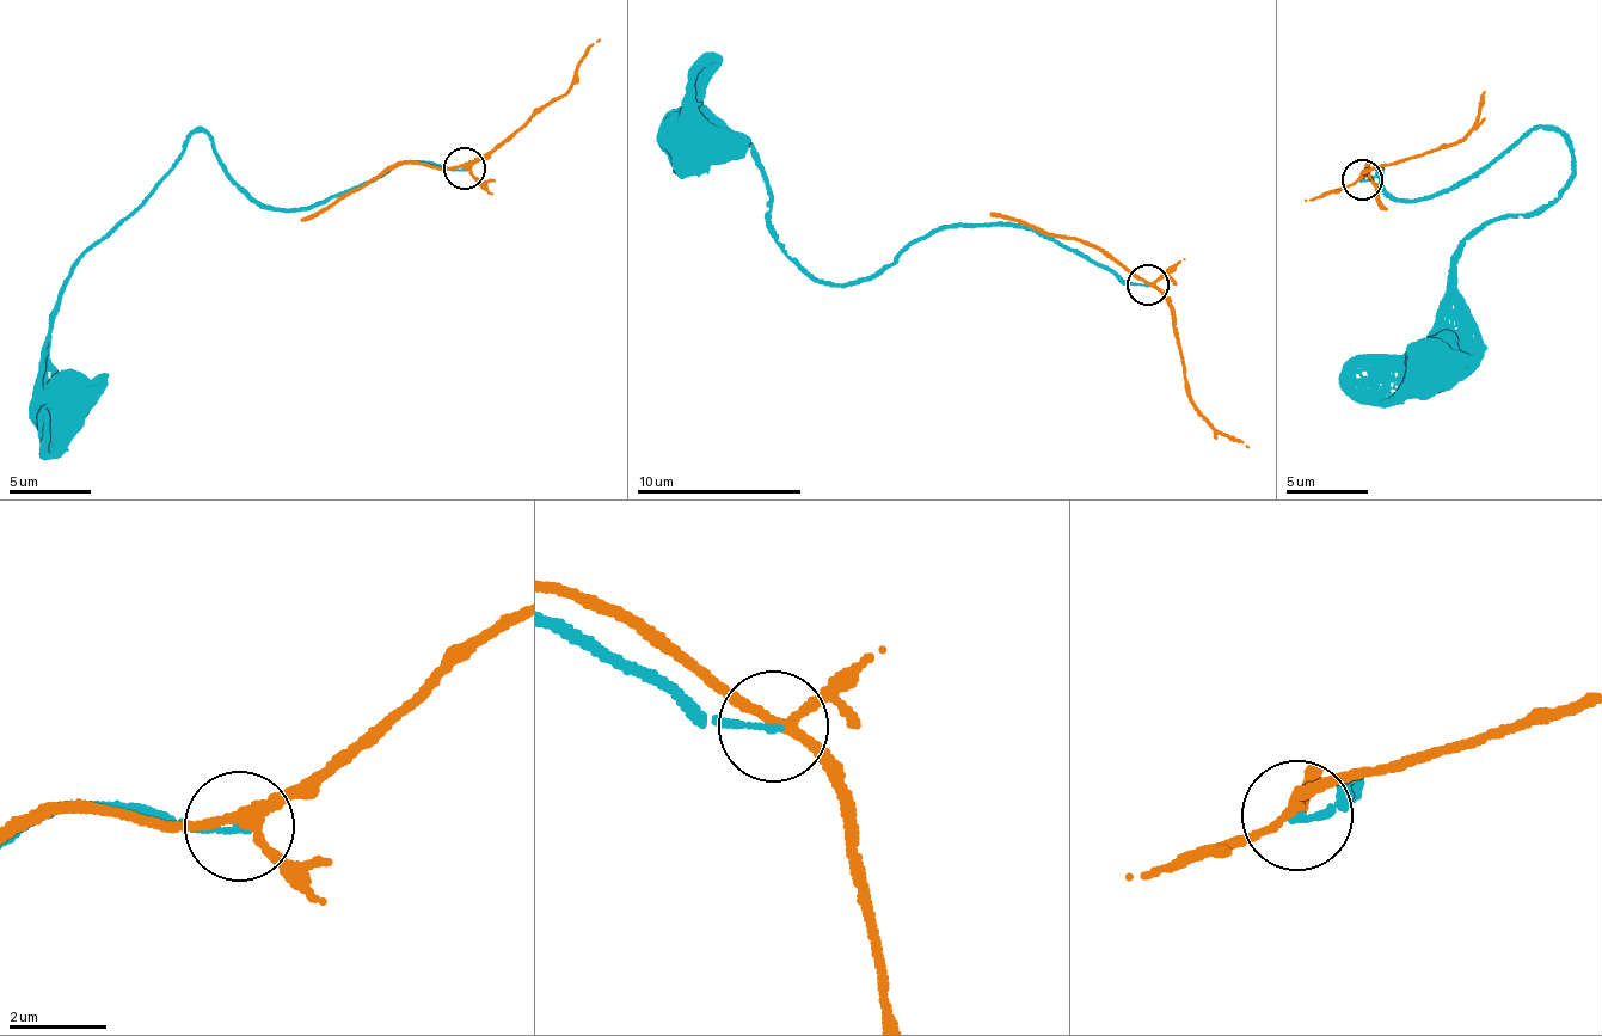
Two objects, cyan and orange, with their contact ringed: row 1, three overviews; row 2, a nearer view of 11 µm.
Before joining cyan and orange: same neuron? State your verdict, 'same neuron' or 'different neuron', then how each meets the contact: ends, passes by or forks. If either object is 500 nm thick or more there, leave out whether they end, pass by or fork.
different neuron; cyan ends; orange forks

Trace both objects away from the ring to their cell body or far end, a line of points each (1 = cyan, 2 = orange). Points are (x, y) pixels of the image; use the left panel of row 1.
1: (464, 167), (409, 160), (327, 200), (268, 207), (228, 182), (196, 129), (62, 290), (43, 376), (72, 400)
2: (464, 167), (486, 154), (548, 103), (597, 38)

